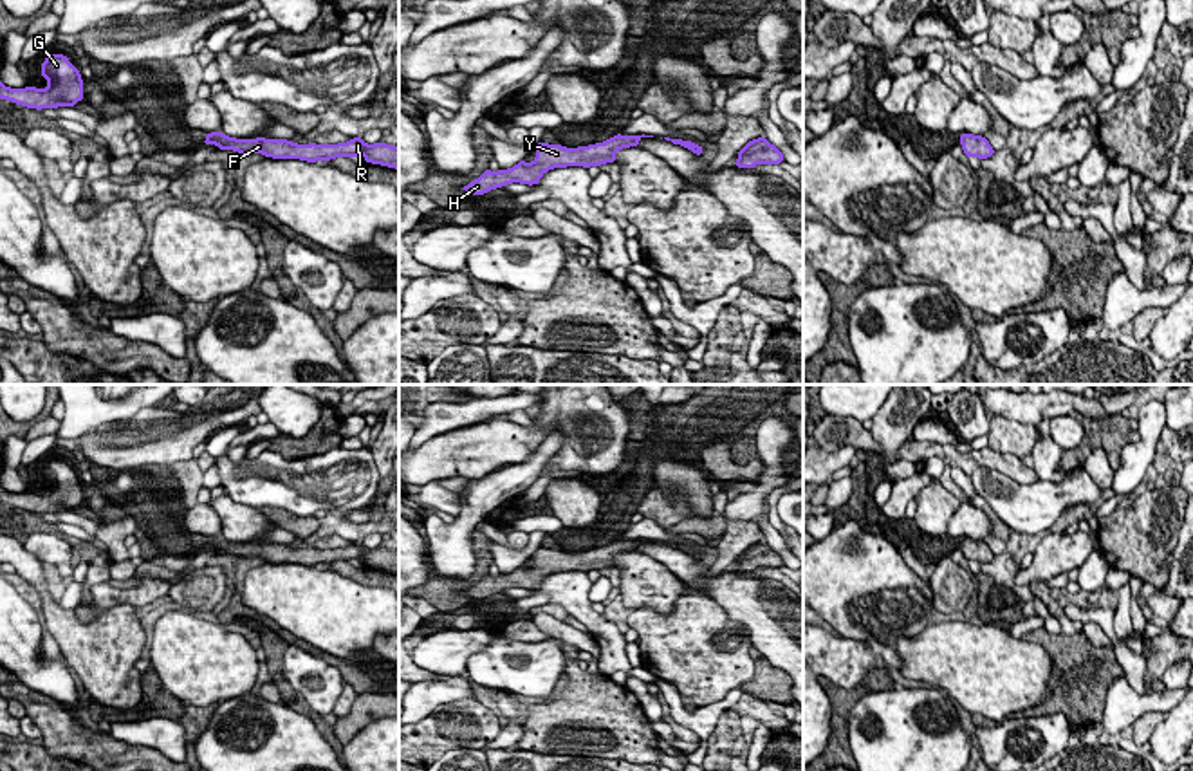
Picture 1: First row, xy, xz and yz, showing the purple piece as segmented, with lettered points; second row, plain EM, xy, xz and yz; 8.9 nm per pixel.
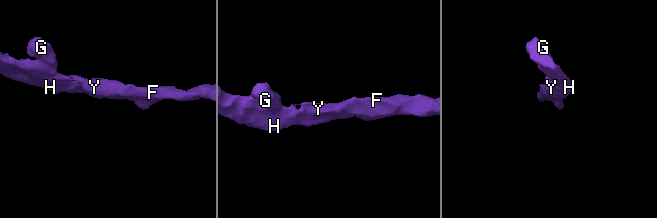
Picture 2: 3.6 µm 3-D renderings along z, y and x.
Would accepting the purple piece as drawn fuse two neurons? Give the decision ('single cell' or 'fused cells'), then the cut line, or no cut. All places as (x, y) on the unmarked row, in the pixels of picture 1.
single cell; no cut

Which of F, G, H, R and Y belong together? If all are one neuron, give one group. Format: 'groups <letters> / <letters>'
groups F G H R Y

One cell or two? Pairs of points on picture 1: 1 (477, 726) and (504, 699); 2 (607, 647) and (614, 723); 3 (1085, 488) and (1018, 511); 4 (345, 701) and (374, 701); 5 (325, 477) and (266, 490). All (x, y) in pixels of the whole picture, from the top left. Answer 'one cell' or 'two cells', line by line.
1: two cells
2: two cells
3: one cell
4: two cells
5: one cell

